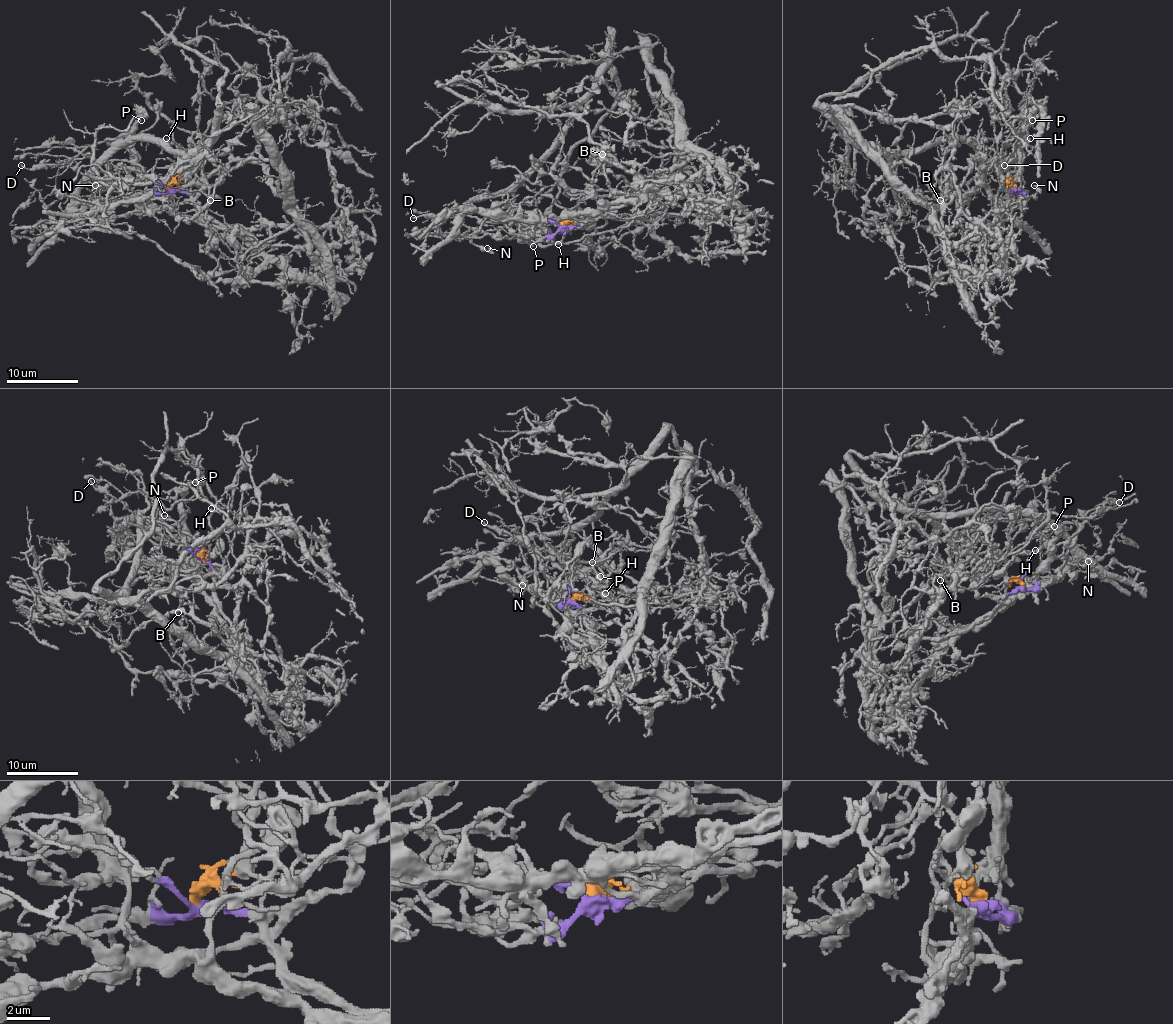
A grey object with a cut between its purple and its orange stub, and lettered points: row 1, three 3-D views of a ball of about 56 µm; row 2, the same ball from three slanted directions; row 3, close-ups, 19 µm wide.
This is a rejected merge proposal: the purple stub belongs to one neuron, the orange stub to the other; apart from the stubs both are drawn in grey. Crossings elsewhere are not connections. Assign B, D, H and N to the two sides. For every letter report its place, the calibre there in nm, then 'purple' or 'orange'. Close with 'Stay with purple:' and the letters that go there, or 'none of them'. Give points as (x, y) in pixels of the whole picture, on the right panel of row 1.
B: (940, 200) | 190 nm | purple
D: (1004, 165) | 170 nm | purple
H: (1030, 138) | 190 nm | orange
N: (1034, 185) | 150 nm | purple
Stay with purple: B, D, N

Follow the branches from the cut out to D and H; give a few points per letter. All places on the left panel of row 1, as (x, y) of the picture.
D: (169, 190), (104, 199), (95, 181), (70, 167), (34, 165), (24, 168), (21, 165)
H: (169, 188), (183, 172), (183, 161), (190, 154), (167, 138)

